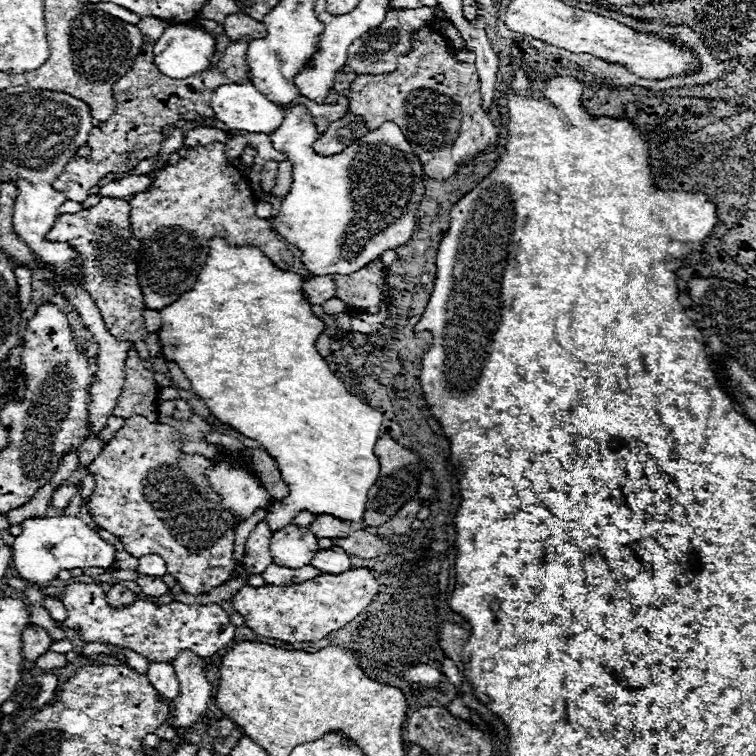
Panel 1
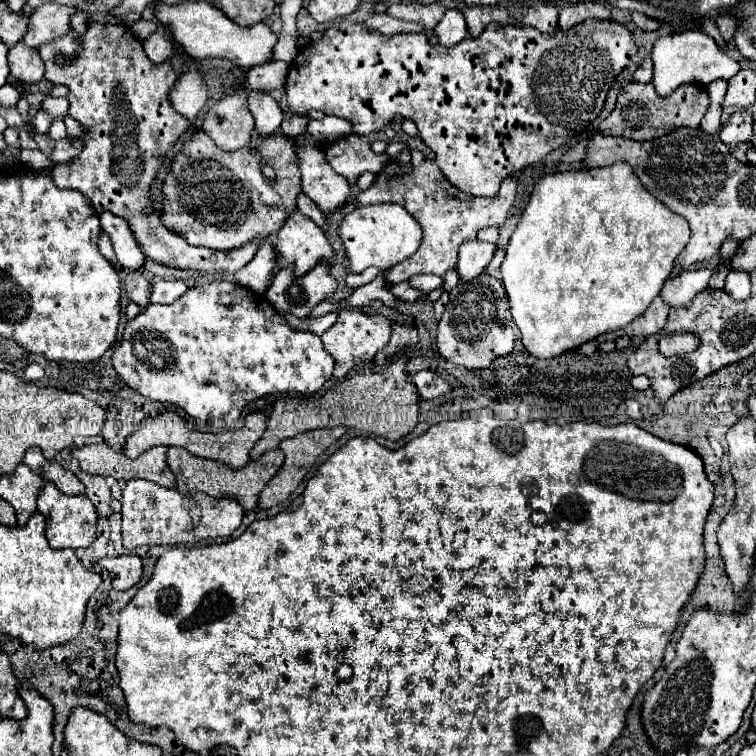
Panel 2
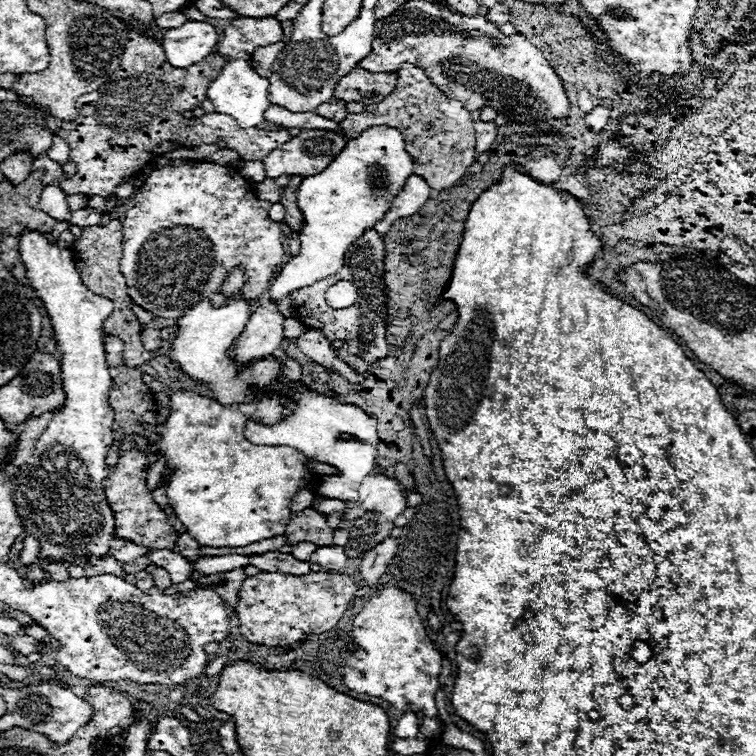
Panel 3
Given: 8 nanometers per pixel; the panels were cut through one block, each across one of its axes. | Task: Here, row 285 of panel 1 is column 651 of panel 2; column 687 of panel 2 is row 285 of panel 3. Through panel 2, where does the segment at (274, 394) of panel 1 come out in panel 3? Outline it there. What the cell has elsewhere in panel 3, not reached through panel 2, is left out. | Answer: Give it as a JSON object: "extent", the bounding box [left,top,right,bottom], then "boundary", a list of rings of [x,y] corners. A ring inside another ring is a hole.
{"extent":[220,266,246,296],"boundary":[[[238,266],[238,268],[234,268],[234,270],[226,276],[224,284],[220,286],[220,292],[222,292],[224,296],[228,296],[228,294],[240,294],[244,284],[246,284],[246,272],[244,272],[242,266]]]}

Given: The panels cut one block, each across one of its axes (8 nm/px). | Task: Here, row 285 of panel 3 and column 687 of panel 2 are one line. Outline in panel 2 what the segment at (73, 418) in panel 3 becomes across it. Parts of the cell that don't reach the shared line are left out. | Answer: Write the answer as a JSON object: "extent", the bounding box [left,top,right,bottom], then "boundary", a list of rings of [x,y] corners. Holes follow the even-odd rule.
{"extent":[652,30,740,96],"boundary":[[[702,30],[672,32],[668,36],[658,38],[652,48],[652,60],[654,60],[652,84],[660,96],[668,96],[680,84],[706,86],[718,78],[728,80],[740,70],[740,64],[736,60],[732,60],[722,48],[718,48],[718,44]]]}

